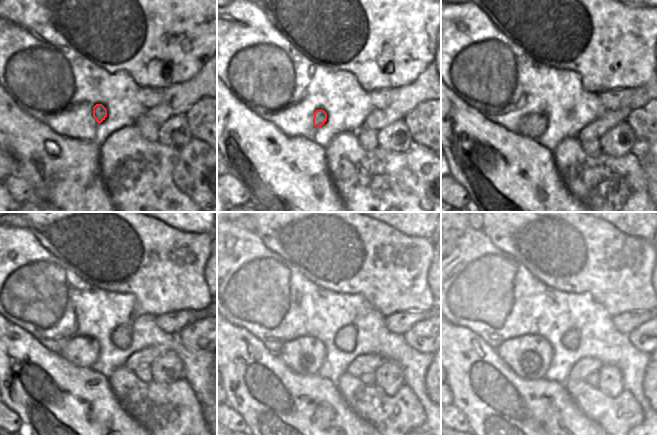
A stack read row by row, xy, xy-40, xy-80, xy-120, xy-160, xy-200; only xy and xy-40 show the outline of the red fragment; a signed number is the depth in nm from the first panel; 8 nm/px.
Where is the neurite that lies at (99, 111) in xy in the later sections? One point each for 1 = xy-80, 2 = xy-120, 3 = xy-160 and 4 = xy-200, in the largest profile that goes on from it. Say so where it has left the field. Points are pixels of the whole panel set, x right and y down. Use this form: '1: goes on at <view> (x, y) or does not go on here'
1: goes on at xy-80 (532, 126)
2: goes on at xy-120 (82, 351)
3: goes on at xy-160 (305, 355)
4: goes on at xy-200 (530, 356)

